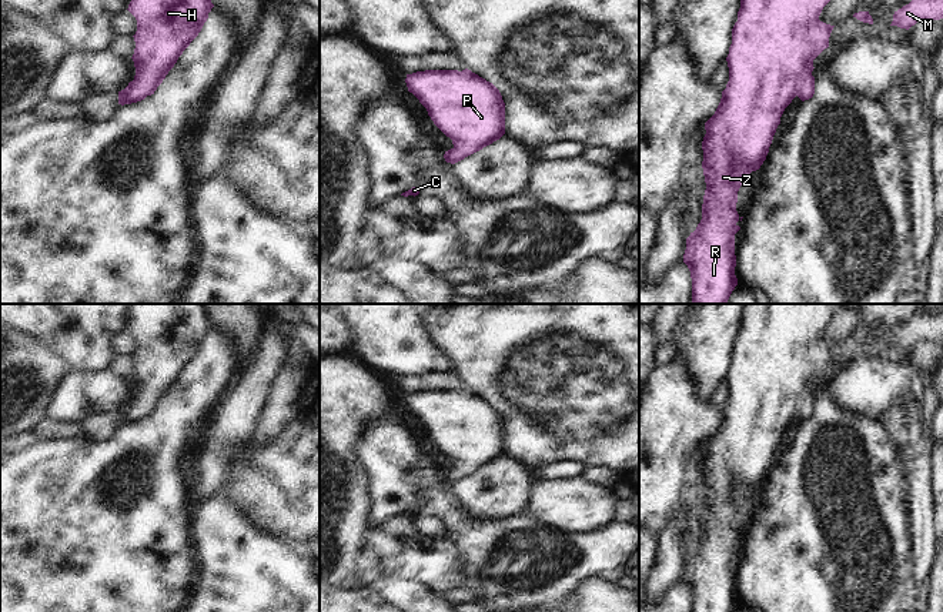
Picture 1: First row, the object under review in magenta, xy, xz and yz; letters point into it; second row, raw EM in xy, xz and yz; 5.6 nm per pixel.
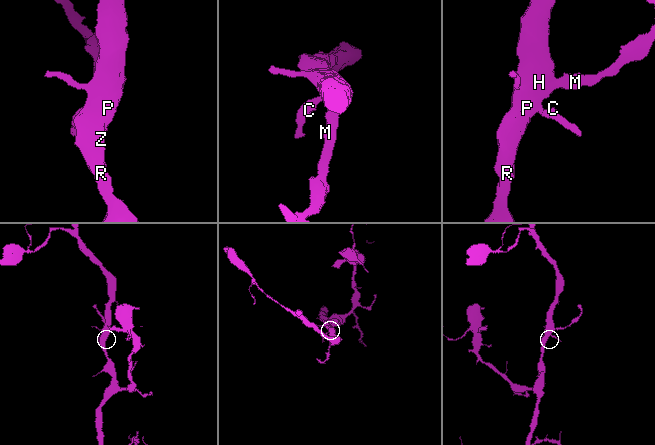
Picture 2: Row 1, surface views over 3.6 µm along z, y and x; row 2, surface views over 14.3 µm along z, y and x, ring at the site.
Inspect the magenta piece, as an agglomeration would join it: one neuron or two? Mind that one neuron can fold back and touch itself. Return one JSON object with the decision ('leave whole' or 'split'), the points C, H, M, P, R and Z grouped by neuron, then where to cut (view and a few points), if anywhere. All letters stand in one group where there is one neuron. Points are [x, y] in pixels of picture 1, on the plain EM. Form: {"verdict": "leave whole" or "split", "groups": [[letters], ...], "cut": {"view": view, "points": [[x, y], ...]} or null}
{"verdict": "leave whole", "groups": [["C", "H", "M", "P", "R", "Z"]], "cut": null}

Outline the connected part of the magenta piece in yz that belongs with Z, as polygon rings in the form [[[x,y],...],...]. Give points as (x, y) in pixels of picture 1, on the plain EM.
[[[745,304],[732,364],[726,377],[729,401],[715,434],[705,442],[702,461],[706,509],[702,539],[686,558],[683,582],[692,598],[692,612],[732,612],[735,595],[735,554],[740,536],[738,511],[752,491],[760,488],[785,428],[797,415],[802,421],[815,414],[813,379],[829,367],[835,345],[819,340],[836,304]]]

